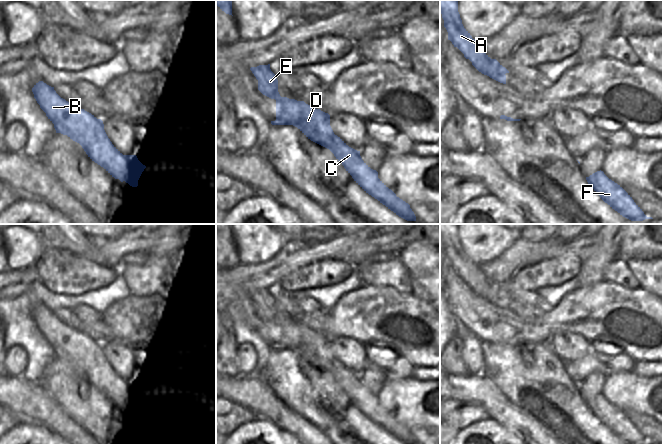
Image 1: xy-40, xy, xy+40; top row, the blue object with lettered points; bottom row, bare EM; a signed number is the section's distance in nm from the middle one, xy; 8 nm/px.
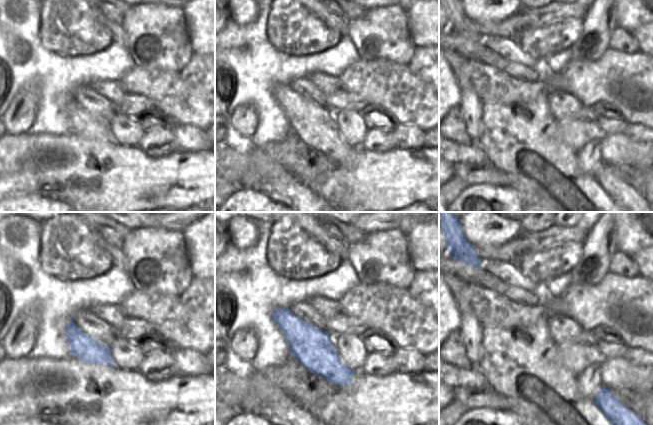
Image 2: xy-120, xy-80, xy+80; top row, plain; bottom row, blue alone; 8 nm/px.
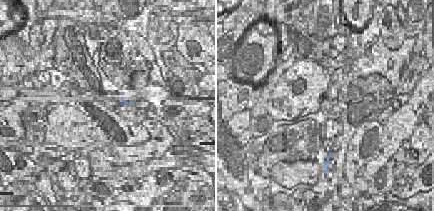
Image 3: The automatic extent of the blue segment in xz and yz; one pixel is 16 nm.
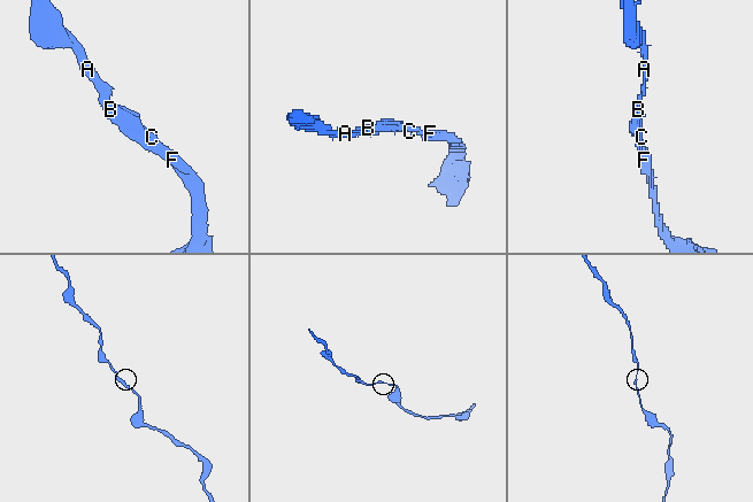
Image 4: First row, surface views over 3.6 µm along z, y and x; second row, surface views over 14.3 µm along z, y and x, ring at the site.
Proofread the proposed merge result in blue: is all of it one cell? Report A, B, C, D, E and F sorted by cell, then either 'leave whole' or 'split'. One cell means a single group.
groups A B C D E F; leave whole

